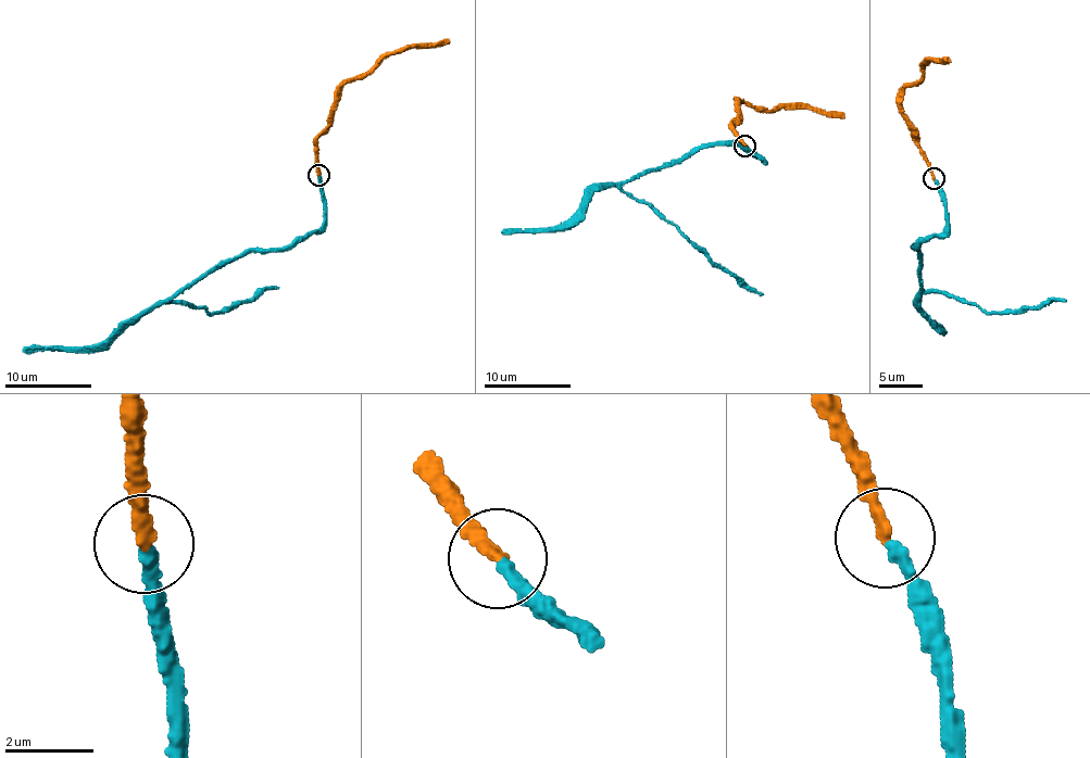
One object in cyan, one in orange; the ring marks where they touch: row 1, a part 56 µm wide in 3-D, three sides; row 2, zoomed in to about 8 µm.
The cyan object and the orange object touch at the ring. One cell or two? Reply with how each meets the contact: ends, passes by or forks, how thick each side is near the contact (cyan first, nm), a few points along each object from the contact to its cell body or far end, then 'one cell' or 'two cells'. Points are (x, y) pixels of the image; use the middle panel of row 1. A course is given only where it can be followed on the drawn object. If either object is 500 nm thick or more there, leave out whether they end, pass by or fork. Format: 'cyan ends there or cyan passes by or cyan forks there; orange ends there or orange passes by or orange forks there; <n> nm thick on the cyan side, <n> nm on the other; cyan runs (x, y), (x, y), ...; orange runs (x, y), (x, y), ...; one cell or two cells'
cyan ends there; orange ends there; 320 nm thick on the cyan side, 320 nm on the other; cyan runs (746, 144), (764, 160), (735, 143), (696, 147), (621, 187), (763, 293); orange runs (746, 144), (730, 128), (738, 115), (737, 101), (769, 110), (819, 109), (844, 118); one cell

